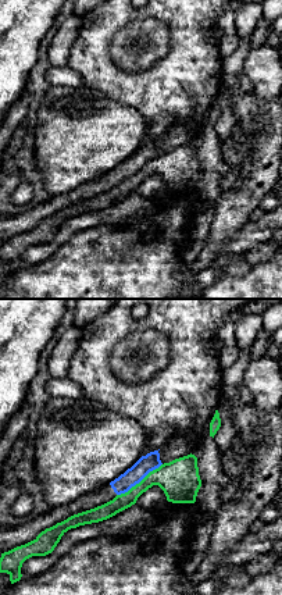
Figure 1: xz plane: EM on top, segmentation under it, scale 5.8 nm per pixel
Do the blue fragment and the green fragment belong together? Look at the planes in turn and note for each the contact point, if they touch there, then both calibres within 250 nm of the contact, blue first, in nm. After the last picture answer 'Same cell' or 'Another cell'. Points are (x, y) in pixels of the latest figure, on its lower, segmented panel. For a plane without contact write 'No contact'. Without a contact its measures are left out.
Touches blue at (139, 481). Thickness 100 nm (blue) against 240 nm

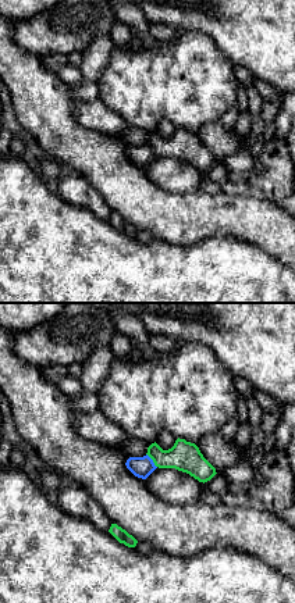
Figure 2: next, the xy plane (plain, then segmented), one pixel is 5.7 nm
Touches blue at (152, 460). Thickness 120 nm (blue) against 180 nm

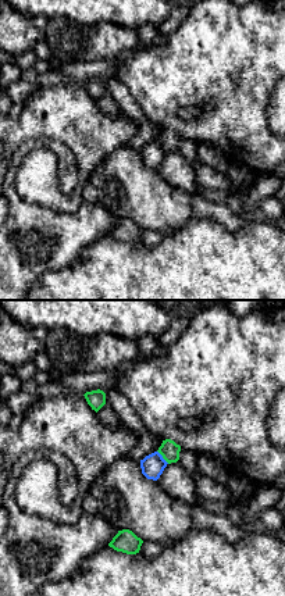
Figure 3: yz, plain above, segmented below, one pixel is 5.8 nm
Touches blue at (161, 457). Thickness 130 nm (blue) against 110 nm

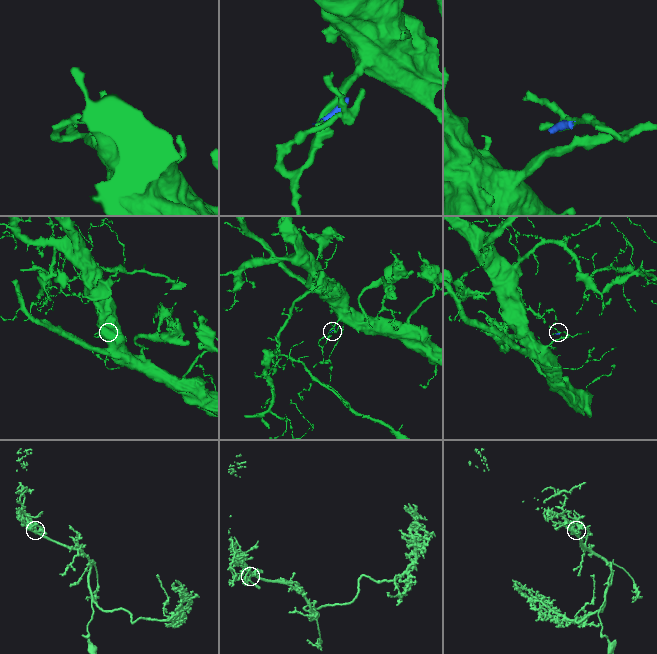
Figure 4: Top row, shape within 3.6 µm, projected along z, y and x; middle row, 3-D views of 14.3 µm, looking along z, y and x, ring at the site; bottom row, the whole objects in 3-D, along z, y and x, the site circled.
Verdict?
Another cell

